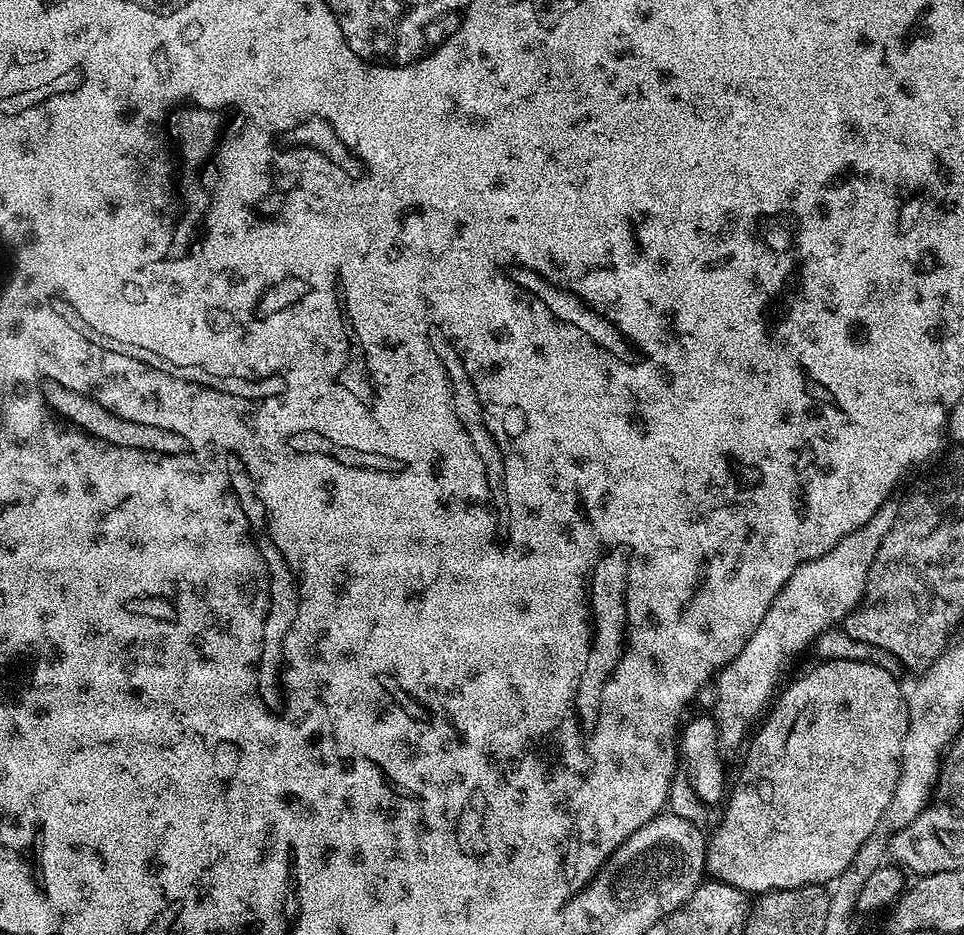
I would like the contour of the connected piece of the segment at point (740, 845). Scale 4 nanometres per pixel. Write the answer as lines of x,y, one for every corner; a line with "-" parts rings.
825,660
817,663
817,668
810,669
805,676
798,677
784,693
781,691
775,697
770,711
763,717
762,723
751,737
752,745
751,740
747,745
748,757
740,768
736,785
733,788
731,785
727,793
726,803
723,805
724,817
721,818
720,825
713,830
712,836
710,832
707,837
704,867
711,879
720,880
723,884
734,886
746,894
763,894
776,892
780,888
801,888
807,884
827,885
835,876
842,874
842,870
846,870
850,862
854,862
854,854
858,854
862,842
866,842
866,838
874,834
882,814
886,814
886,806
890,806
890,798
894,798
894,786
898,786
900,773
902,742
906,742
908,729
905,689
900,689
899,682
882,665
876,663
872,660

